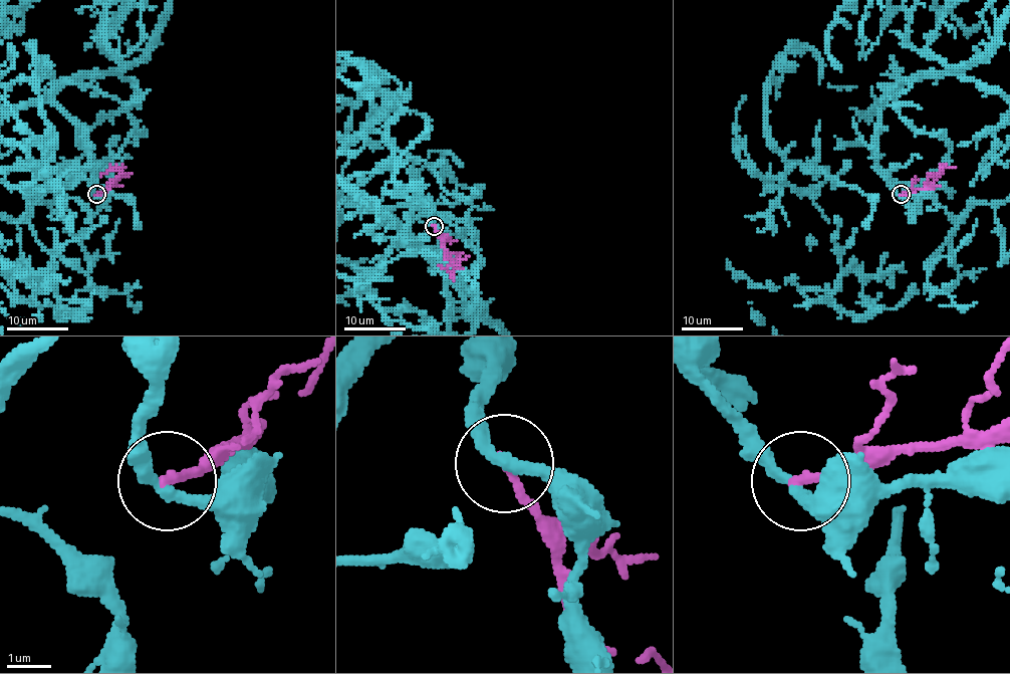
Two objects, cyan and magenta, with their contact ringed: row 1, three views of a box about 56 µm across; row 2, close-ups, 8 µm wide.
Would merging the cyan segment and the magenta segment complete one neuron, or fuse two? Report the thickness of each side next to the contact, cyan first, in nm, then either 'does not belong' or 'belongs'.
calibres 280 and 220 nm; does not belong

